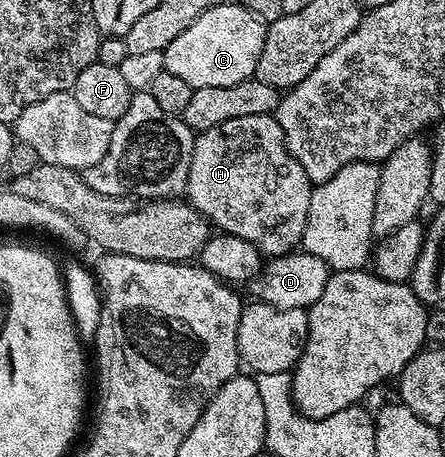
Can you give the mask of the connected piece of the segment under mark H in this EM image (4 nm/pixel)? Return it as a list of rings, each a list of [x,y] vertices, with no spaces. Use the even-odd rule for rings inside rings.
[[[267,113],[246,115],[242,119],[226,119],[226,123],[218,123],[218,127],[196,133],[195,138],[186,190],[188,204],[193,205],[208,220],[209,226],[219,232],[246,239],[246,243],[254,243],[256,250],[265,258],[281,257],[283,253],[293,252],[304,240],[314,183],[306,171],[302,171],[302,163],[290,155],[282,127],[275,116]]]

